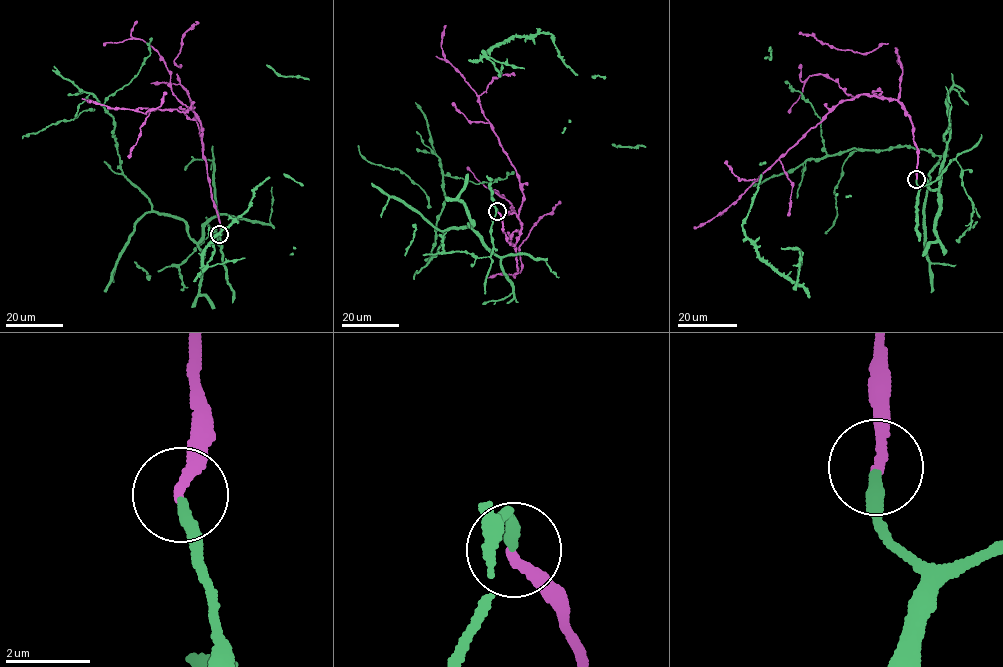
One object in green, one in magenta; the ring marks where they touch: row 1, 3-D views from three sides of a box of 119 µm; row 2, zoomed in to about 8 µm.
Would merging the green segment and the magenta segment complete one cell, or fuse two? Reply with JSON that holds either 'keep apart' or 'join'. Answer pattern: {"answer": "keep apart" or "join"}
{"answer": "join"}

